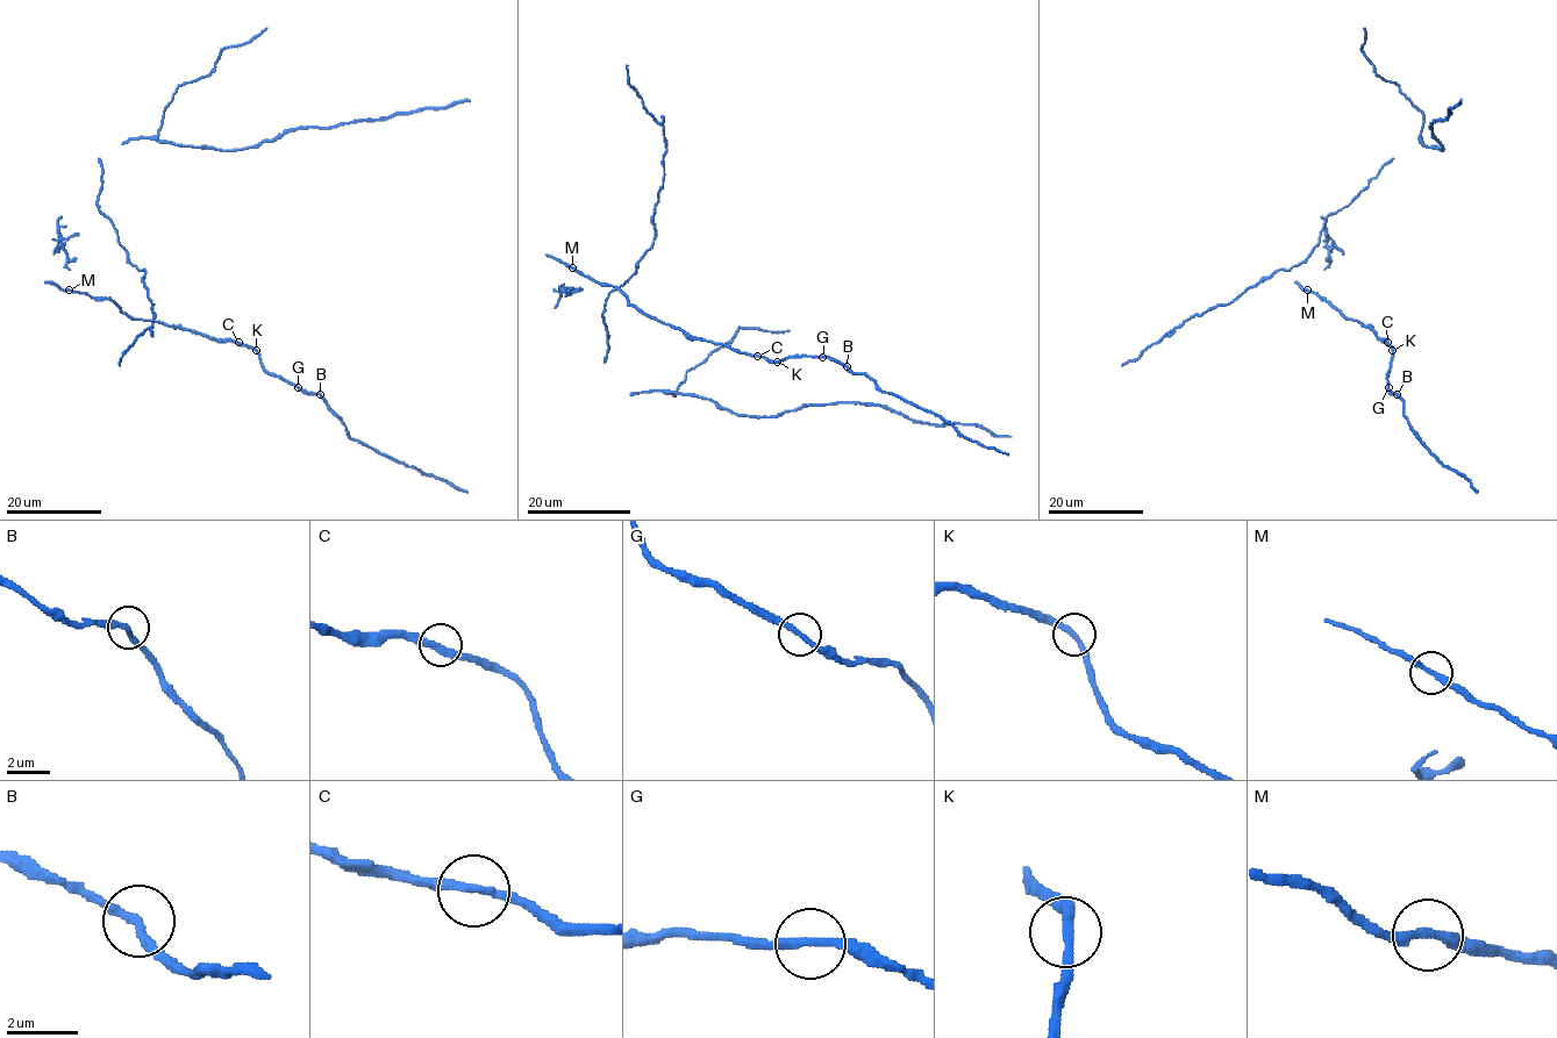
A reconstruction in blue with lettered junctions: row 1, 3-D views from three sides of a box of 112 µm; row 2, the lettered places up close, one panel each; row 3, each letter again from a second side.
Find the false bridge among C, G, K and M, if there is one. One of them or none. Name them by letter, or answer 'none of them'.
none of them

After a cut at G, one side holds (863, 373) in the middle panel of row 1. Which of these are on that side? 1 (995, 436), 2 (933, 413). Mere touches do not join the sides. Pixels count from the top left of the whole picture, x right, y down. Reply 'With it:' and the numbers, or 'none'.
With it: 2

